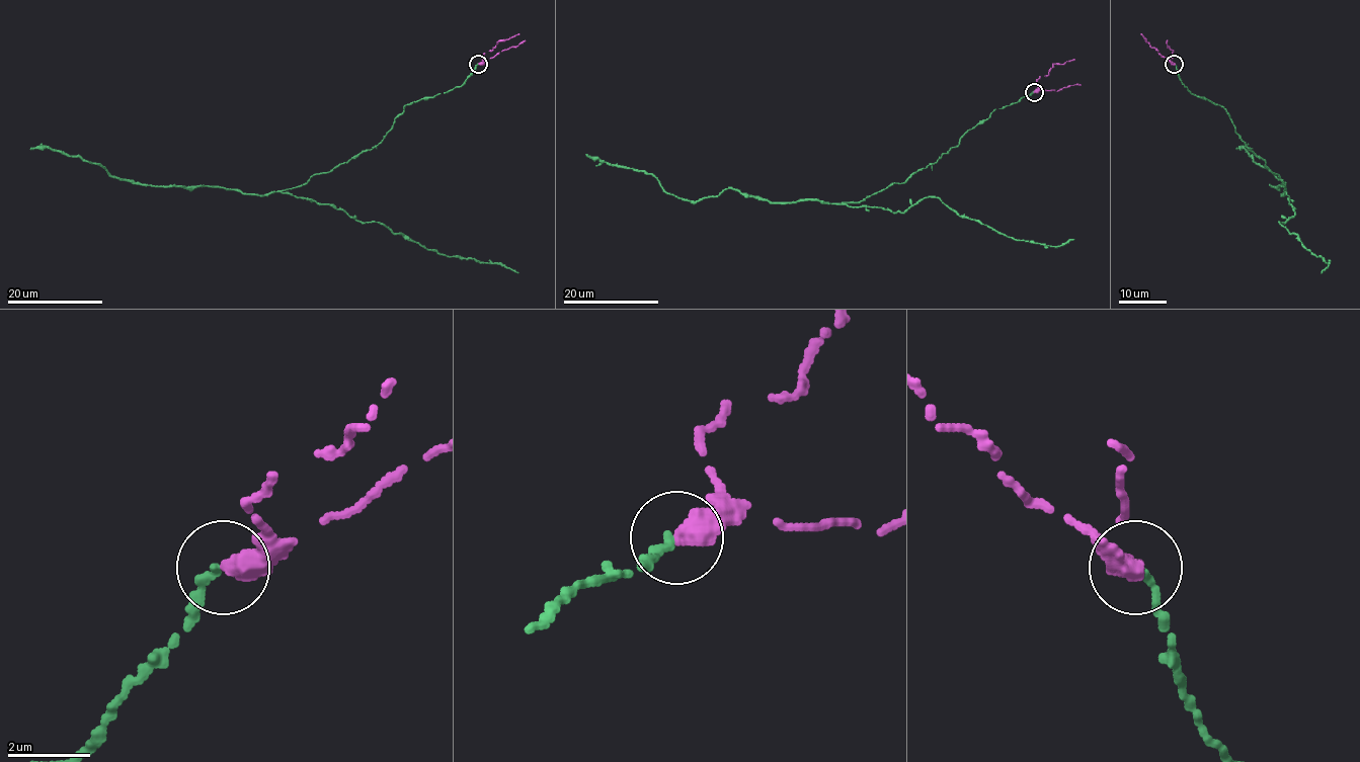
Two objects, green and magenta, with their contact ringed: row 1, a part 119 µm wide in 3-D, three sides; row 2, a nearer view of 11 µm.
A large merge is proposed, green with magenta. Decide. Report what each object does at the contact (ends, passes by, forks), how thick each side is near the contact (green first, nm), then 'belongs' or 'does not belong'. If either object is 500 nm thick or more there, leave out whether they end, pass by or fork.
green ends there; magenta ends there; 200 nm thick on the green side, 480 nm on the other; belongs

